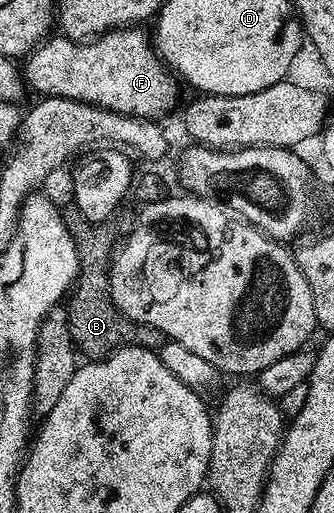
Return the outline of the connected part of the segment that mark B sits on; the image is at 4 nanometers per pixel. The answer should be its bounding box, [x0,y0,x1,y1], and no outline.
[62,206,166,358]

